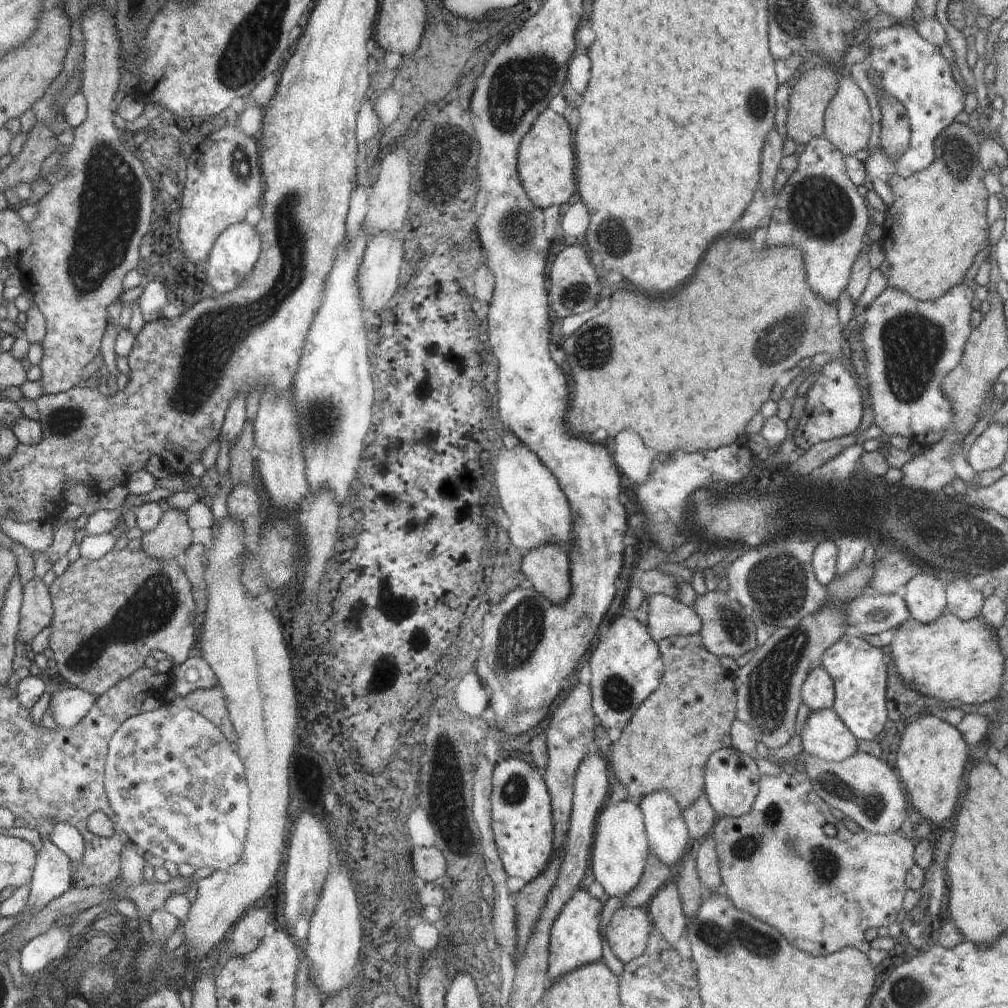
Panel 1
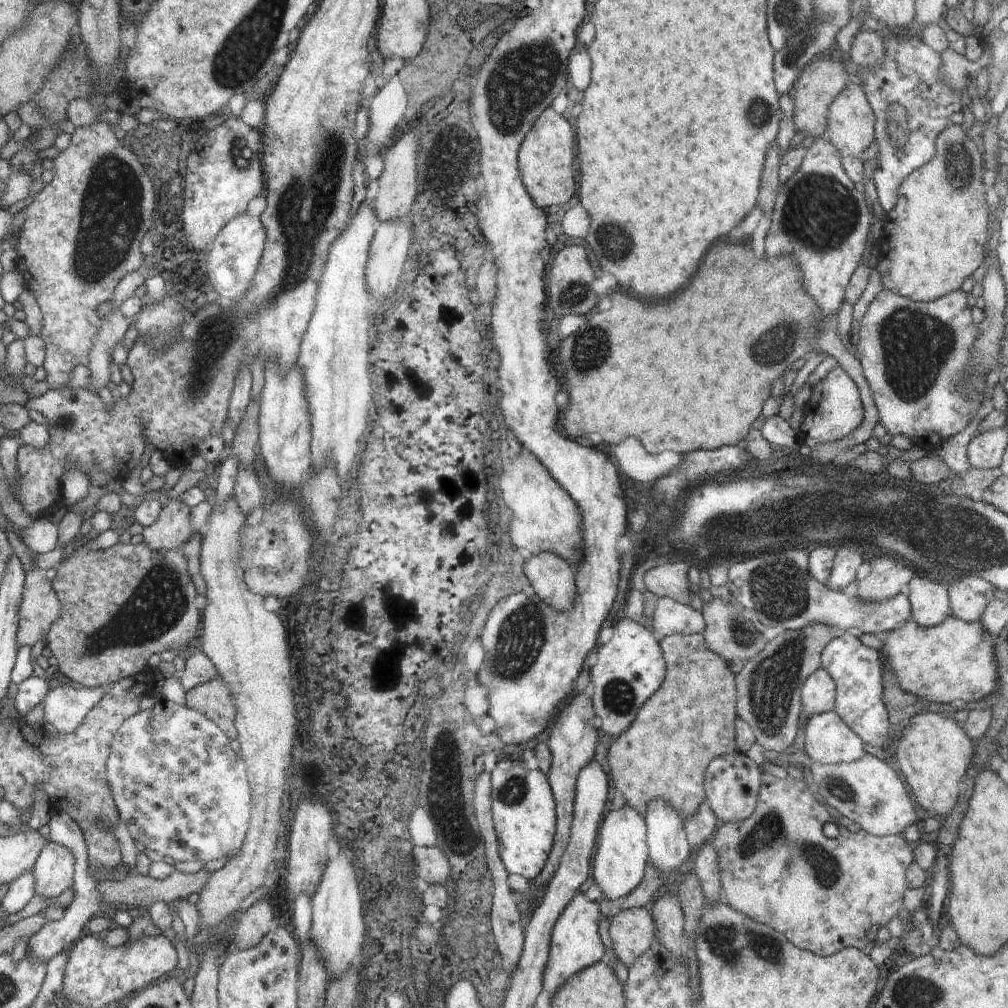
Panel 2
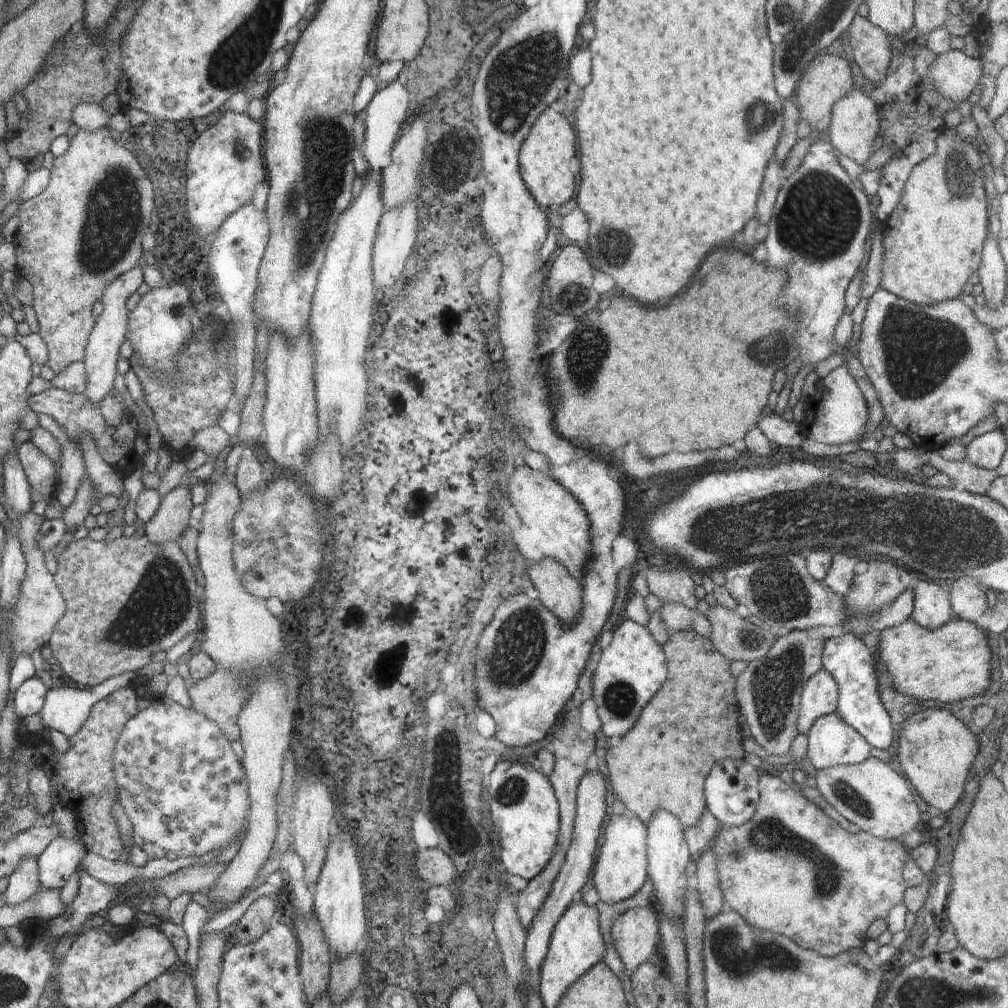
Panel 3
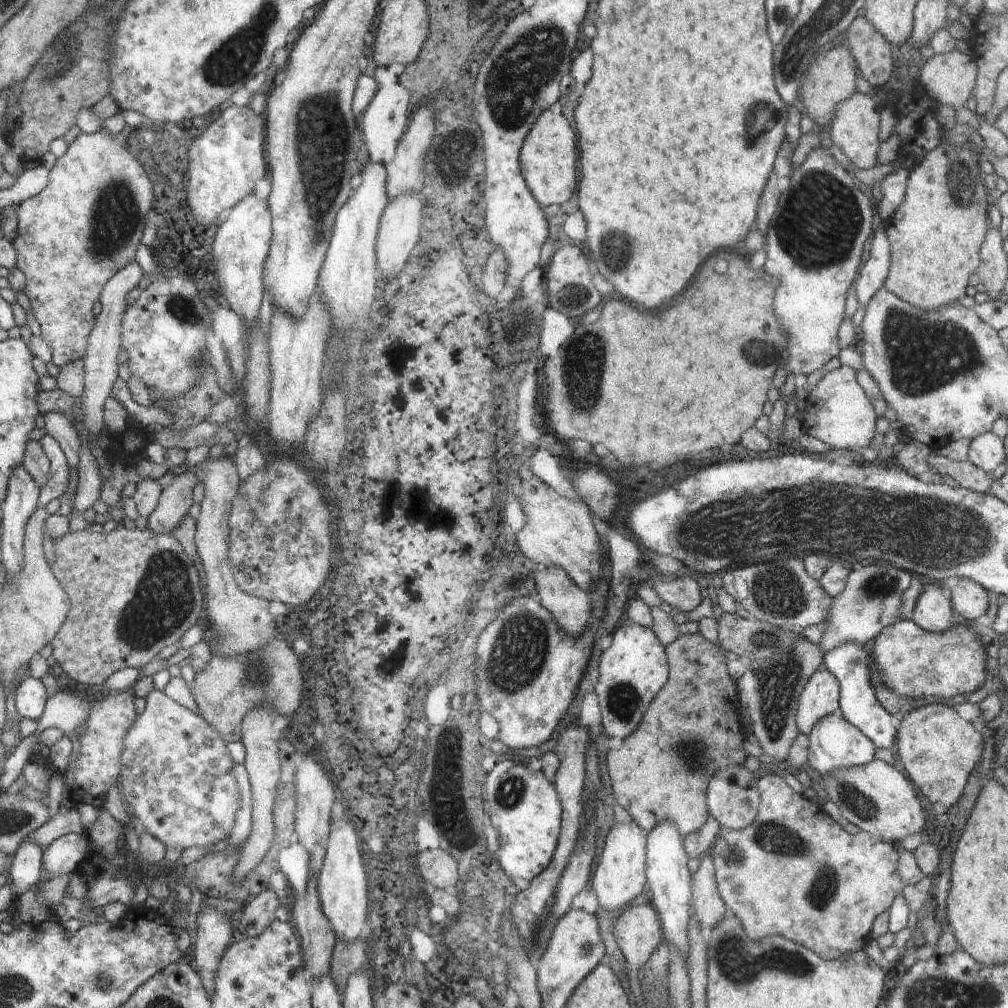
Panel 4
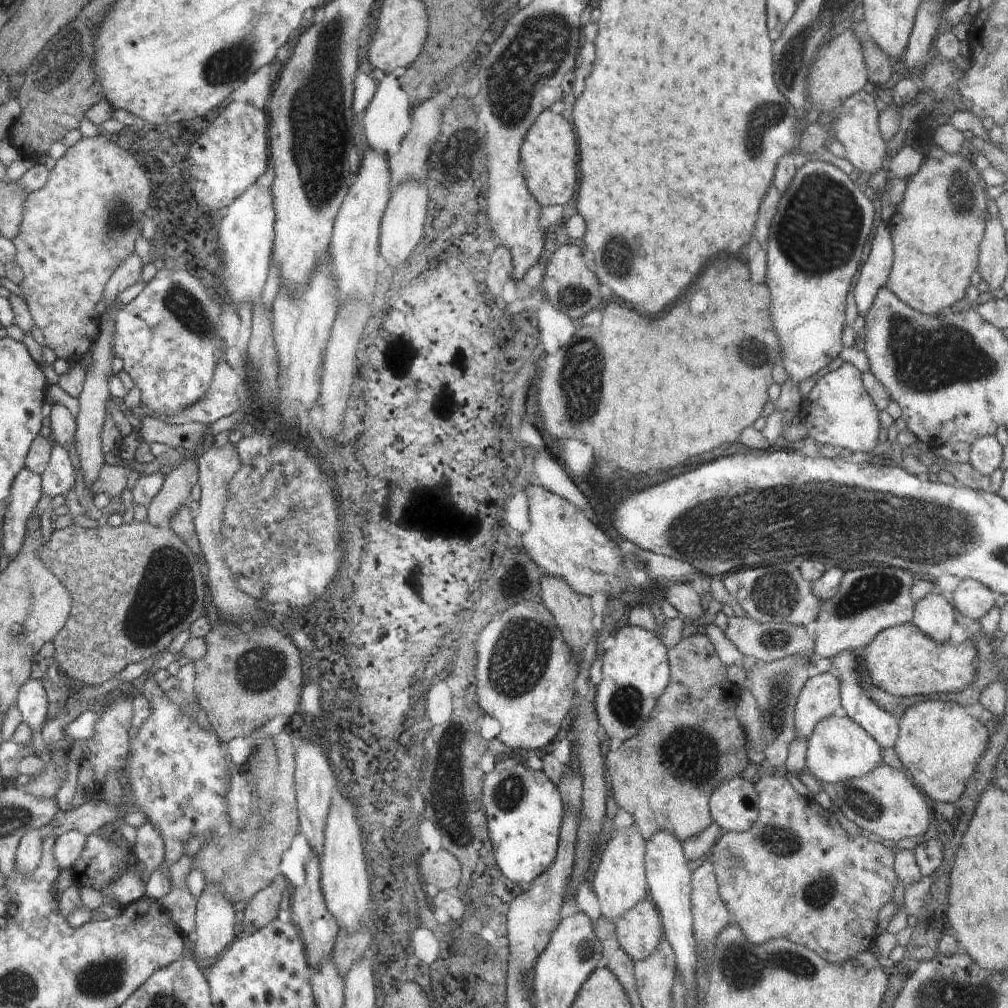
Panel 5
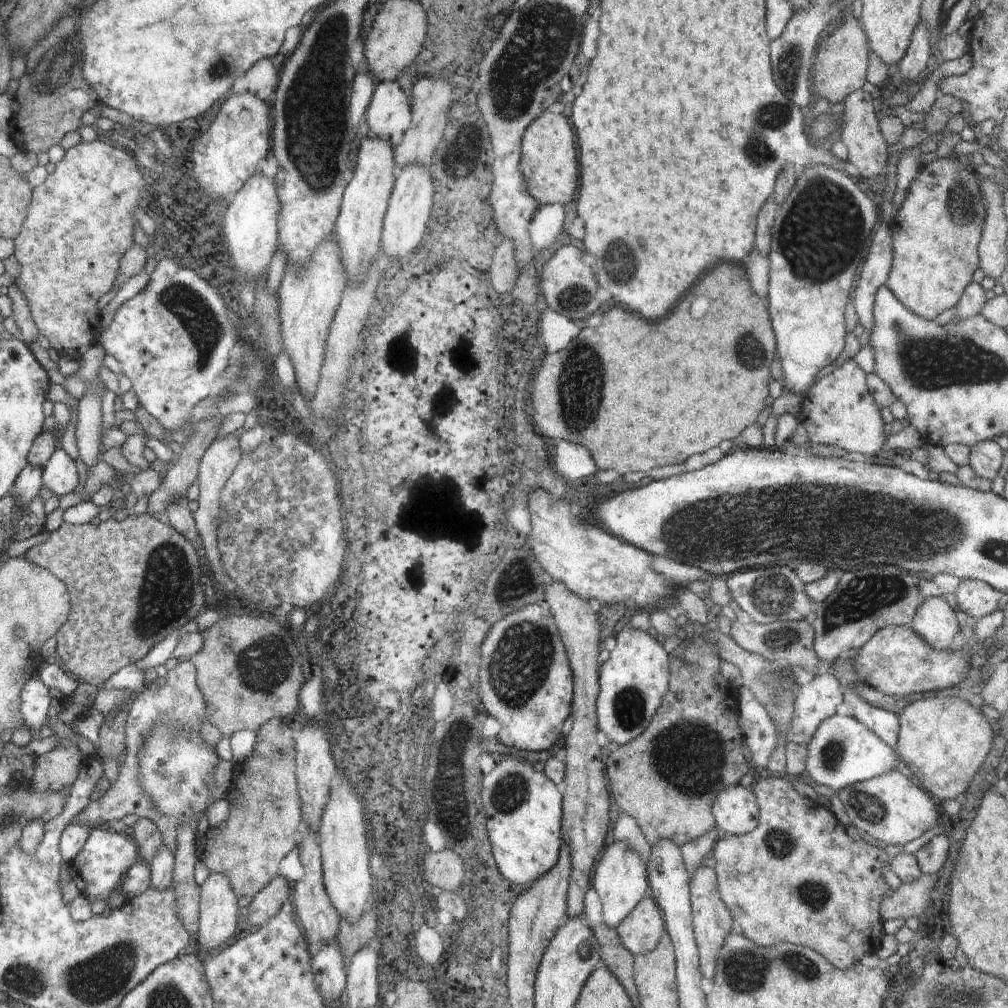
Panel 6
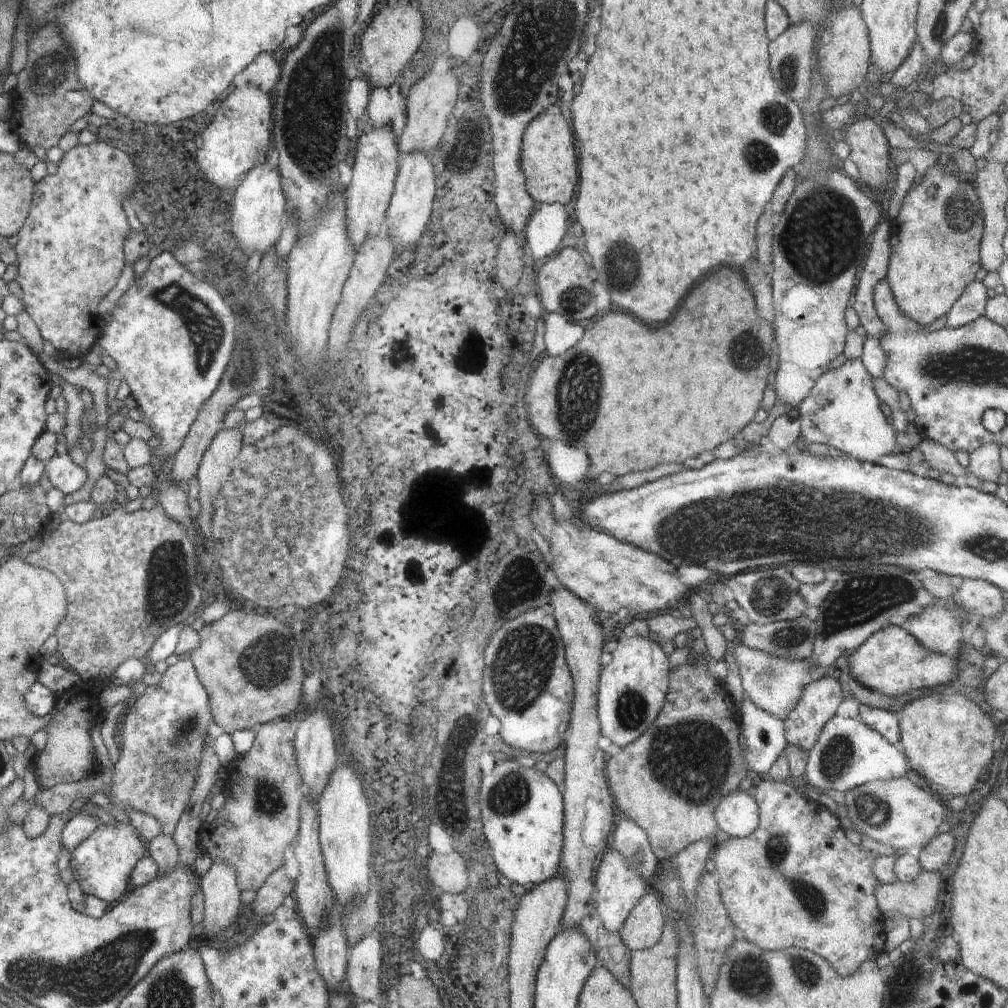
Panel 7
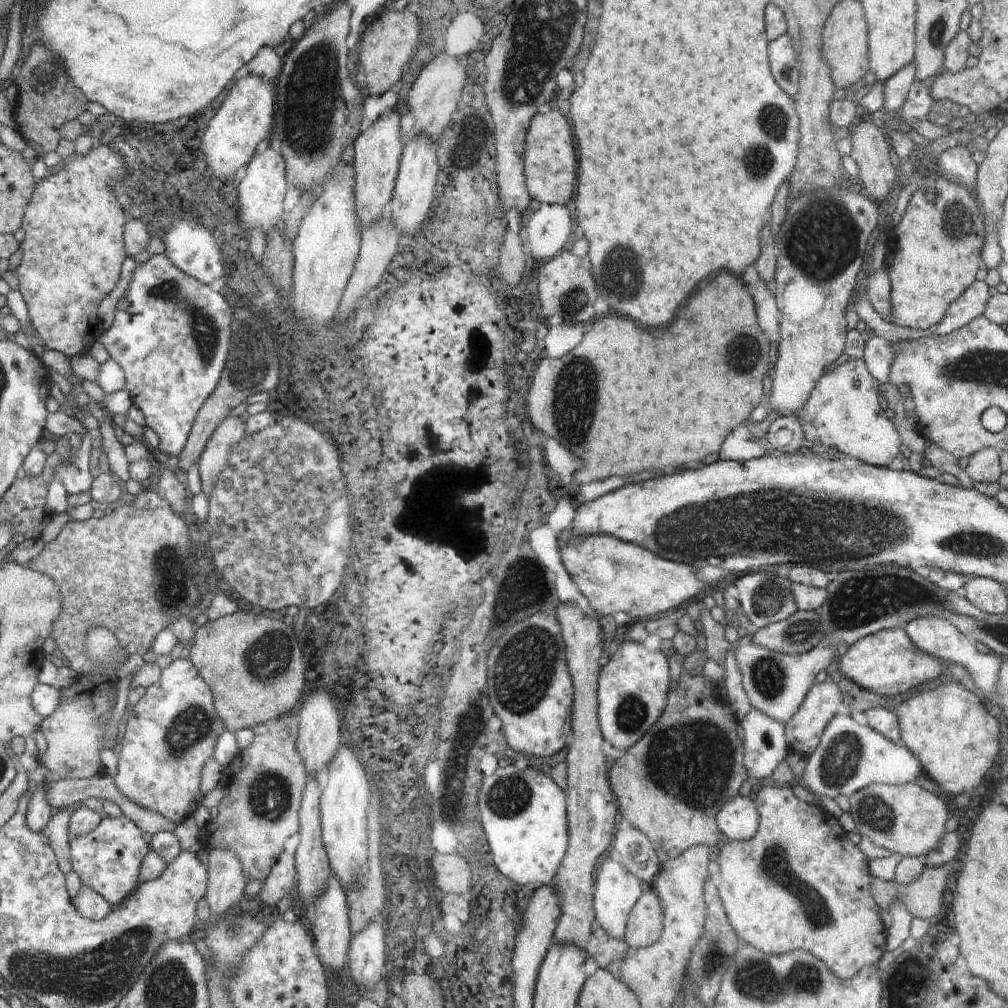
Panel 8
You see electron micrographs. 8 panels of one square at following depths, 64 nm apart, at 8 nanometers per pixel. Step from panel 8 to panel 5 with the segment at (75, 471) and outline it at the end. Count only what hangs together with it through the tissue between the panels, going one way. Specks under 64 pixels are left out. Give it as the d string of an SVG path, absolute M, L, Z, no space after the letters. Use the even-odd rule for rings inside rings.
M52 436L47 439L52 444L52 448L50 448L50 460L46 472L41 476L41 496L54 498L60 494L66 495L74 486L76 478L68 452L58 445Z

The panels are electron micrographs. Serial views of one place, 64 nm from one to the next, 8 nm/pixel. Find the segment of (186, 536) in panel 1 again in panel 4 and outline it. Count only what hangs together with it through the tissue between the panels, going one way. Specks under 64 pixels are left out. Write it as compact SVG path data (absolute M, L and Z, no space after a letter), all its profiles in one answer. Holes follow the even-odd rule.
M184 467L168 488L161 490L158 506L148 517L147 529L154 534L171 534L180 528L184 516L189 515L192 506L192 490L198 484L194 470Z

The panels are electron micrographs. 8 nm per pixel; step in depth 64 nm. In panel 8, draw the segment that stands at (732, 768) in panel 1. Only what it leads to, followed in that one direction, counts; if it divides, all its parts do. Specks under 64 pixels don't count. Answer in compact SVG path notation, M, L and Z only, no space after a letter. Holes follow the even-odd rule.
M739 795L724 804L716 823L730 841L748 841L759 830L759 815L751 797Z

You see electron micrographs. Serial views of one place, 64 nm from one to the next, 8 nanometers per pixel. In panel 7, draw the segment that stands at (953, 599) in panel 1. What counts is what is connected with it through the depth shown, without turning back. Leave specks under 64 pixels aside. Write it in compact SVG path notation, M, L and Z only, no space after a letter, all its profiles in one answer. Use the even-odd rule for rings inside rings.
M964 579L956 595L968 611L976 616L994 617L1005 611L1006 600L1002 598L1002 590L993 583L981 579Z

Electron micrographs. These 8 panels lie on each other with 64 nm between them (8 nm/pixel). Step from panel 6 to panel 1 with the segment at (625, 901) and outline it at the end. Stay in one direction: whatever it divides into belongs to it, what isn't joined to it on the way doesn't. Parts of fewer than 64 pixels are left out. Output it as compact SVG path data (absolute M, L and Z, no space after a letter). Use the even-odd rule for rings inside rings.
M630 800L609 803L600 810L590 860L596 882L604 888L605 898L627 895L638 884L649 850L643 814L635 803Z

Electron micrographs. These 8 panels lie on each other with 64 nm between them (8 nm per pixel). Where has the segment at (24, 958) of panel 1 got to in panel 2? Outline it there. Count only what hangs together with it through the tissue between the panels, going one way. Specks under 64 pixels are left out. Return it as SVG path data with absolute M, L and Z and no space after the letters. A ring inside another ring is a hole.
M51 811L50 815L48 840L50 842L60 843L60 846L68 848L74 854L76 862L74 862L75 873L73 876L74 902L64 909L64 916L60 920L46 922L46 926L42 930L39 930L26 941L26 956L32 962L44 962L44 964L48 964L54 956L62 951L68 953L74 941L78 940L78 937L84 934L86 923L91 917L98 914L100 908L102 908L102 904L104 904L102 894L100 894L100 888L98 888L100 882L96 882L88 872L87 844L84 842L79 824L76 824L76 821L72 820L66 812L56 813Z

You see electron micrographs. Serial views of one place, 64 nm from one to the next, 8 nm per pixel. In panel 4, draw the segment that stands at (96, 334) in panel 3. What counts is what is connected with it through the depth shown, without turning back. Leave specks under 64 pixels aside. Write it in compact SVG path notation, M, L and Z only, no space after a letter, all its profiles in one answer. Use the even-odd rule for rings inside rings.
M136 261L132 262L132 264L126 264L122 270L116 272L104 285L99 296L102 310L96 316L96 322L90 336L88 336L87 353L83 358L85 368L84 391L79 398L82 406L82 416L84 416L82 424L88 436L92 436L92 434L98 435L105 430L104 404L108 397L112 395L112 386L116 378L118 378L116 360L118 352L121 350L122 318L124 318L124 312L128 310L126 296L134 288L138 288L142 275L142 268Z

